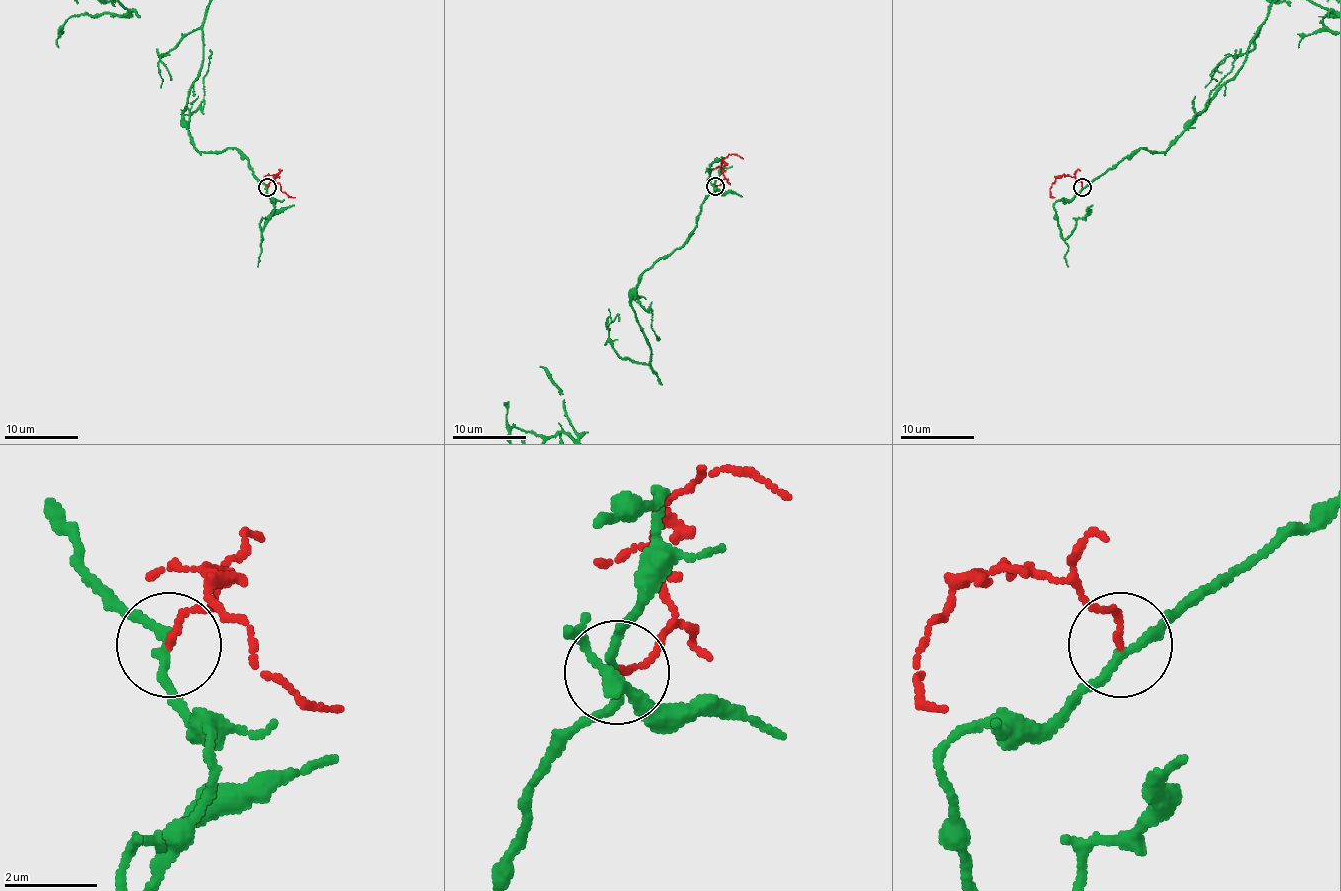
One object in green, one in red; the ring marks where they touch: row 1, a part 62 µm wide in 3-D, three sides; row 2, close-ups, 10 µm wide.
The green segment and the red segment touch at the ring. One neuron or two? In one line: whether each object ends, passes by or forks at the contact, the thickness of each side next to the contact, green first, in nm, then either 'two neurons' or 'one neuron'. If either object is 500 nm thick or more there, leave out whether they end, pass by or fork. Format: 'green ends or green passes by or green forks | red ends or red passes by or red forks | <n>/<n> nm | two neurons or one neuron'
green passes by | red ends | 200/130 nm | two neurons

